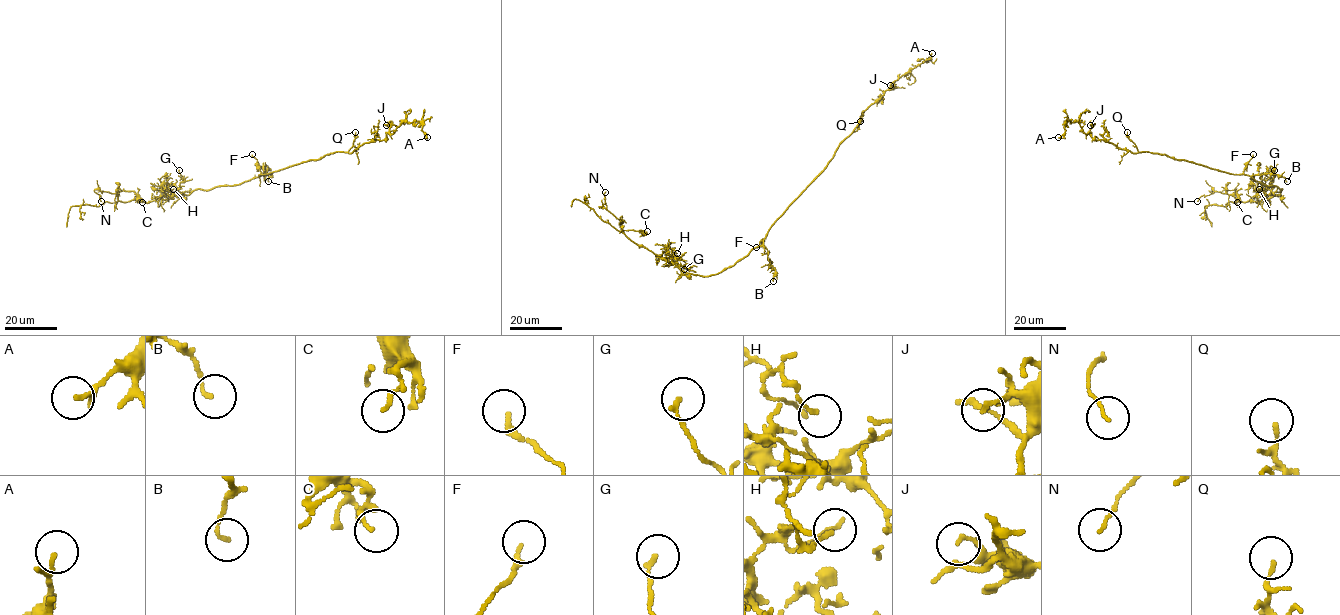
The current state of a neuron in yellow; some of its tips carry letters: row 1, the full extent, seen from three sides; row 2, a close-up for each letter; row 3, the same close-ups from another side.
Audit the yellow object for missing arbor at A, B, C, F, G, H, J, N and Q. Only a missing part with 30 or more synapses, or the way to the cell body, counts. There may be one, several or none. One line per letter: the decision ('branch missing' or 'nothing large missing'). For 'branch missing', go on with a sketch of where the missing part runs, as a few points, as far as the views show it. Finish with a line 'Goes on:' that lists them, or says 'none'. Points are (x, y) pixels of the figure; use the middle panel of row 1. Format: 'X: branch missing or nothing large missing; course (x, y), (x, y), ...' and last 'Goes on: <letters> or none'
A: nothing large missing
B: nothing large missing
C: nothing large missing
F: nothing large missing
G: nothing large missing
H: nothing large missing
J: nothing large missing
N: nothing large missing
Q: nothing large missing
Goes on: none

